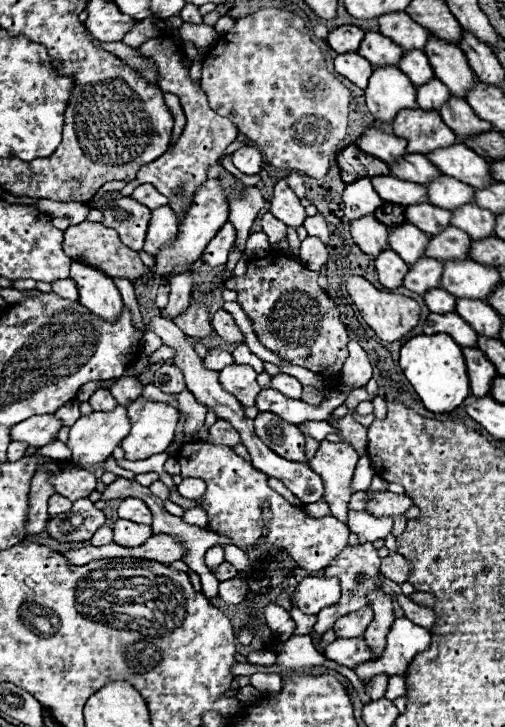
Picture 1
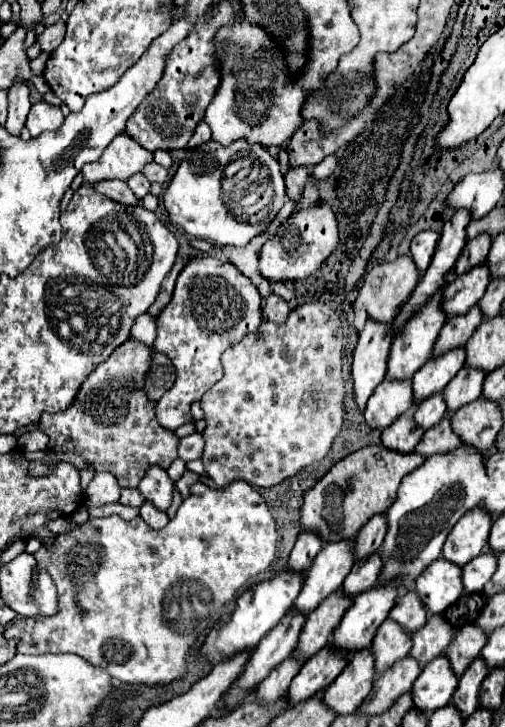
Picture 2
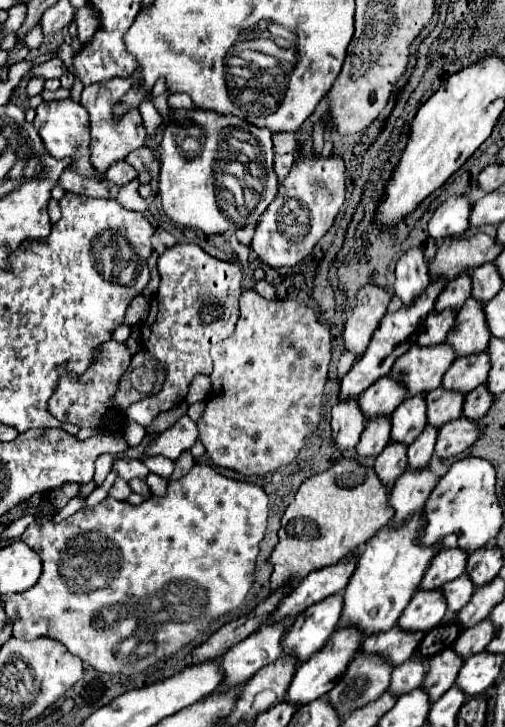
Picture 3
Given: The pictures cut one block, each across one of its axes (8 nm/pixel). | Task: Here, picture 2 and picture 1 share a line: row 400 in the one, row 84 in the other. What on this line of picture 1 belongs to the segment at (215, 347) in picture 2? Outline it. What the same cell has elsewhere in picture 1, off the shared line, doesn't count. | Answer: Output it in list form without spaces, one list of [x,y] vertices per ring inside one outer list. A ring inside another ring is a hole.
[[[160,36],[160,38],[152,38],[152,40],[144,42],[138,50],[140,50],[140,56],[154,62],[158,78],[160,78],[158,80],[160,90],[176,94],[180,98],[184,114],[186,114],[186,128],[184,128],[182,136],[178,138],[178,142],[174,144],[172,150],[168,150],[164,156],[156,158],[154,162],[150,162],[150,164],[146,164],[138,170],[136,182],[138,184],[148,182],[148,184],[156,186],[156,190],[160,190],[160,194],[170,198],[172,210],[180,216],[190,206],[192,196],[198,190],[198,186],[206,180],[208,166],[218,164],[218,160],[224,156],[224,150],[236,140],[238,130],[228,118],[218,116],[208,106],[206,94],[202,92],[202,88],[188,78],[188,68],[182,66],[182,56],[180,56],[182,46],[178,46],[176,42]]]

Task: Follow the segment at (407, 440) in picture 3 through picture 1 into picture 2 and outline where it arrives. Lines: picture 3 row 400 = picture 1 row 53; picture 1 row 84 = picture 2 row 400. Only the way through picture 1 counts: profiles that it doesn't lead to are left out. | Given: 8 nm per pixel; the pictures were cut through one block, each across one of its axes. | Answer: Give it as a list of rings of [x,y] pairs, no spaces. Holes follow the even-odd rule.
[[[464,348],[448,350],[448,354],[440,354],[428,360],[412,378],[416,402],[422,402],[424,398],[444,390],[444,386],[456,376],[456,372],[462,366],[464,366]]]

